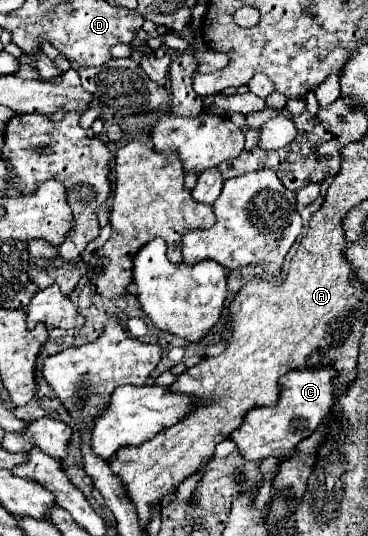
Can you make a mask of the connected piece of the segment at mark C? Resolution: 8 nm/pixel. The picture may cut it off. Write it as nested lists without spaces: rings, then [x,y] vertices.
[[[301,369],[289,371],[279,379],[279,401],[275,407],[257,407],[251,409],[237,431],[231,433],[231,439],[237,443],[239,453],[249,459],[265,459],[269,455],[285,459],[295,453],[297,443],[311,437],[321,425],[323,417],[333,405],[331,379],[337,377],[333,369]]]

